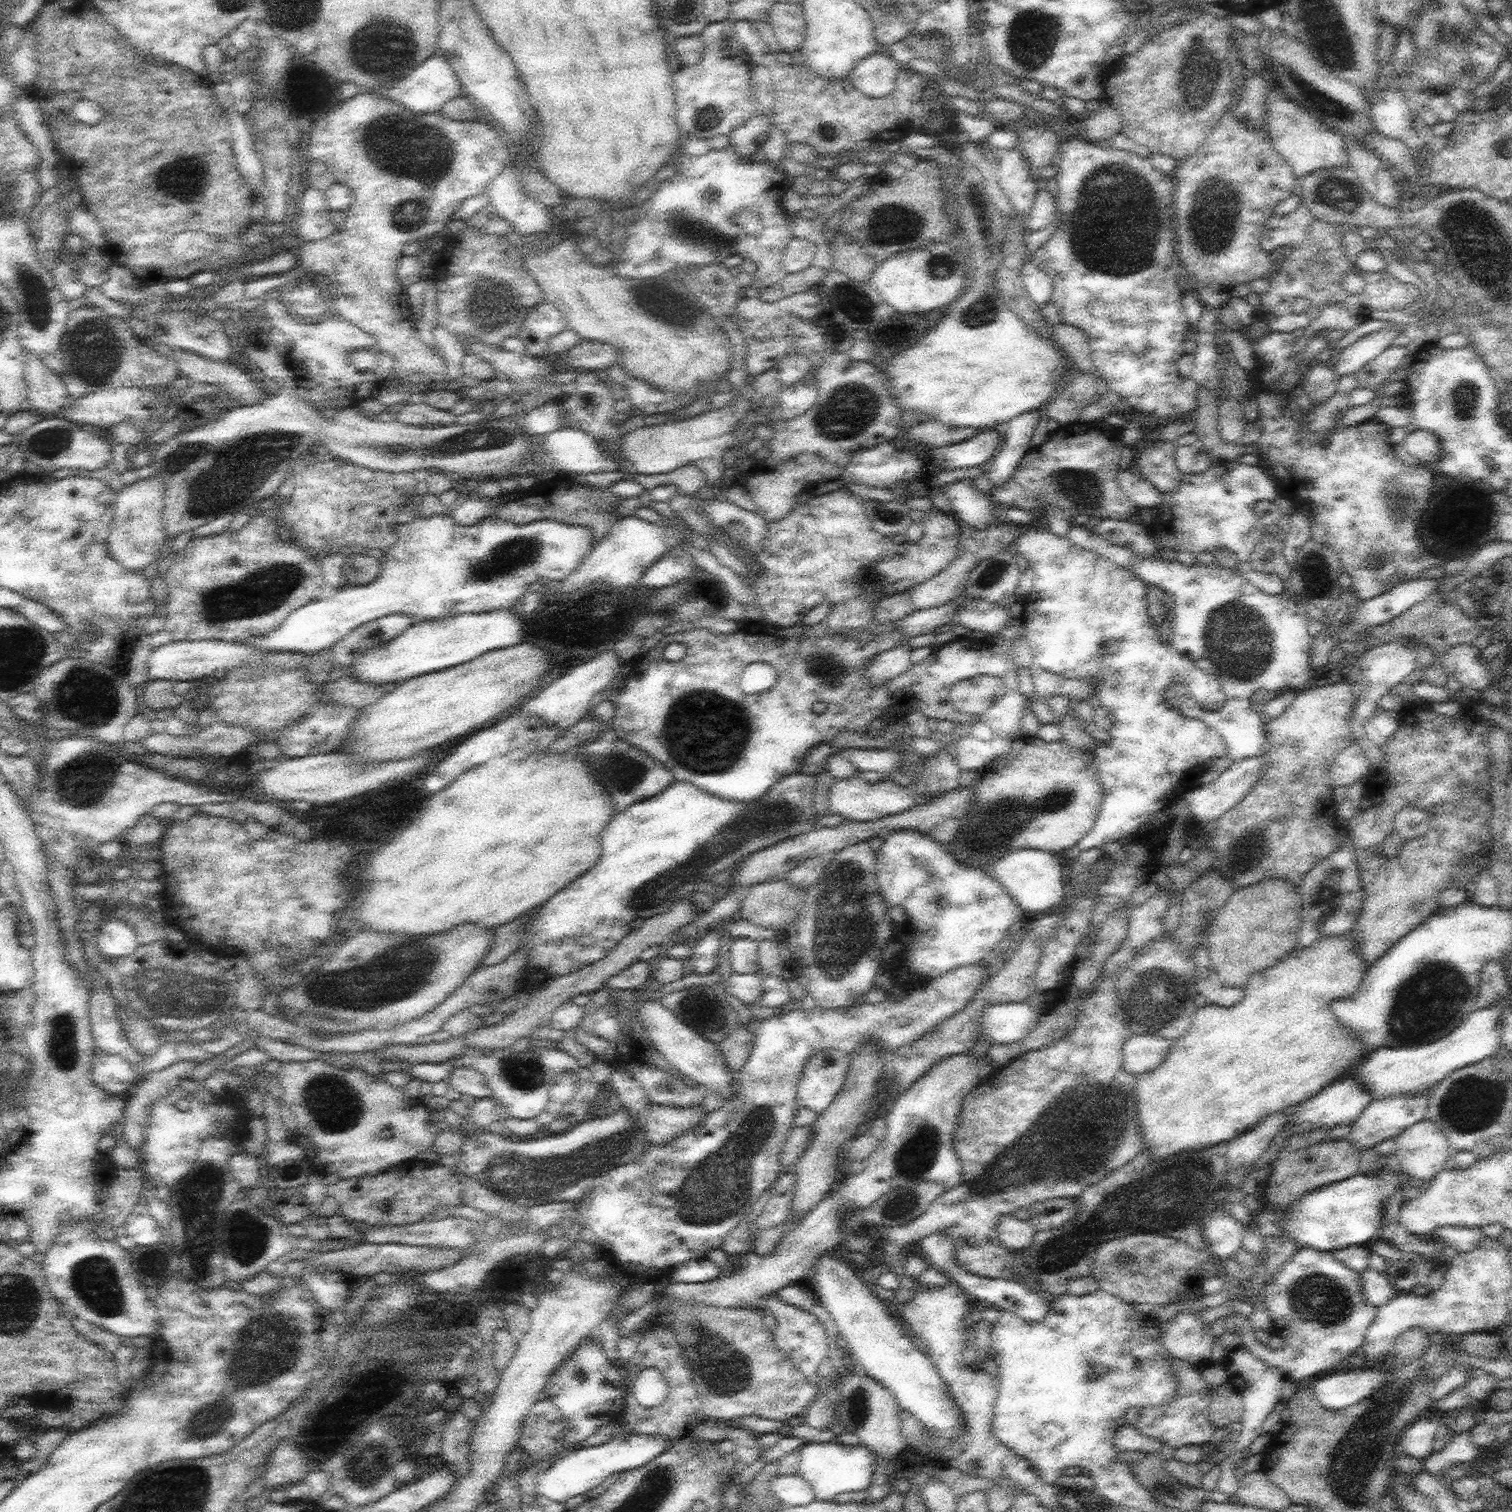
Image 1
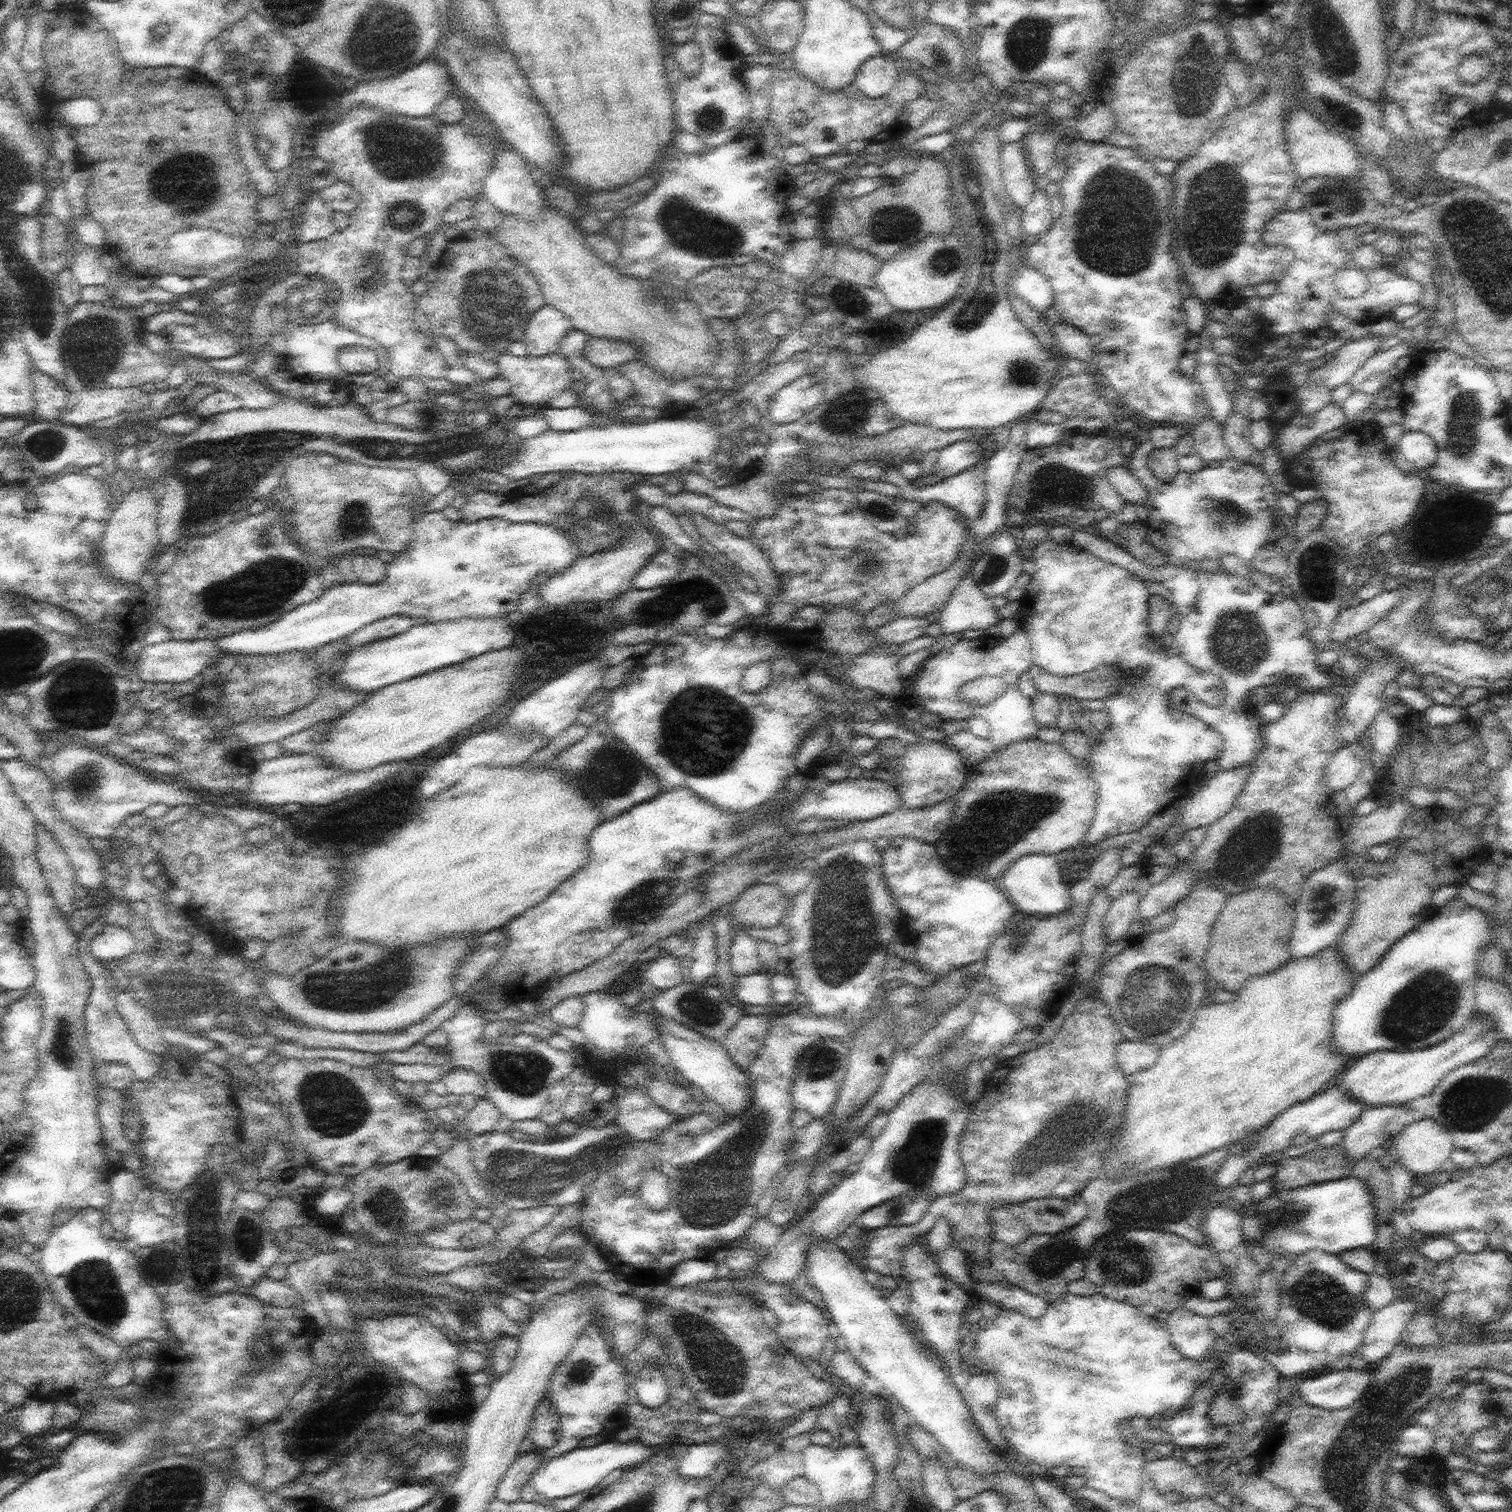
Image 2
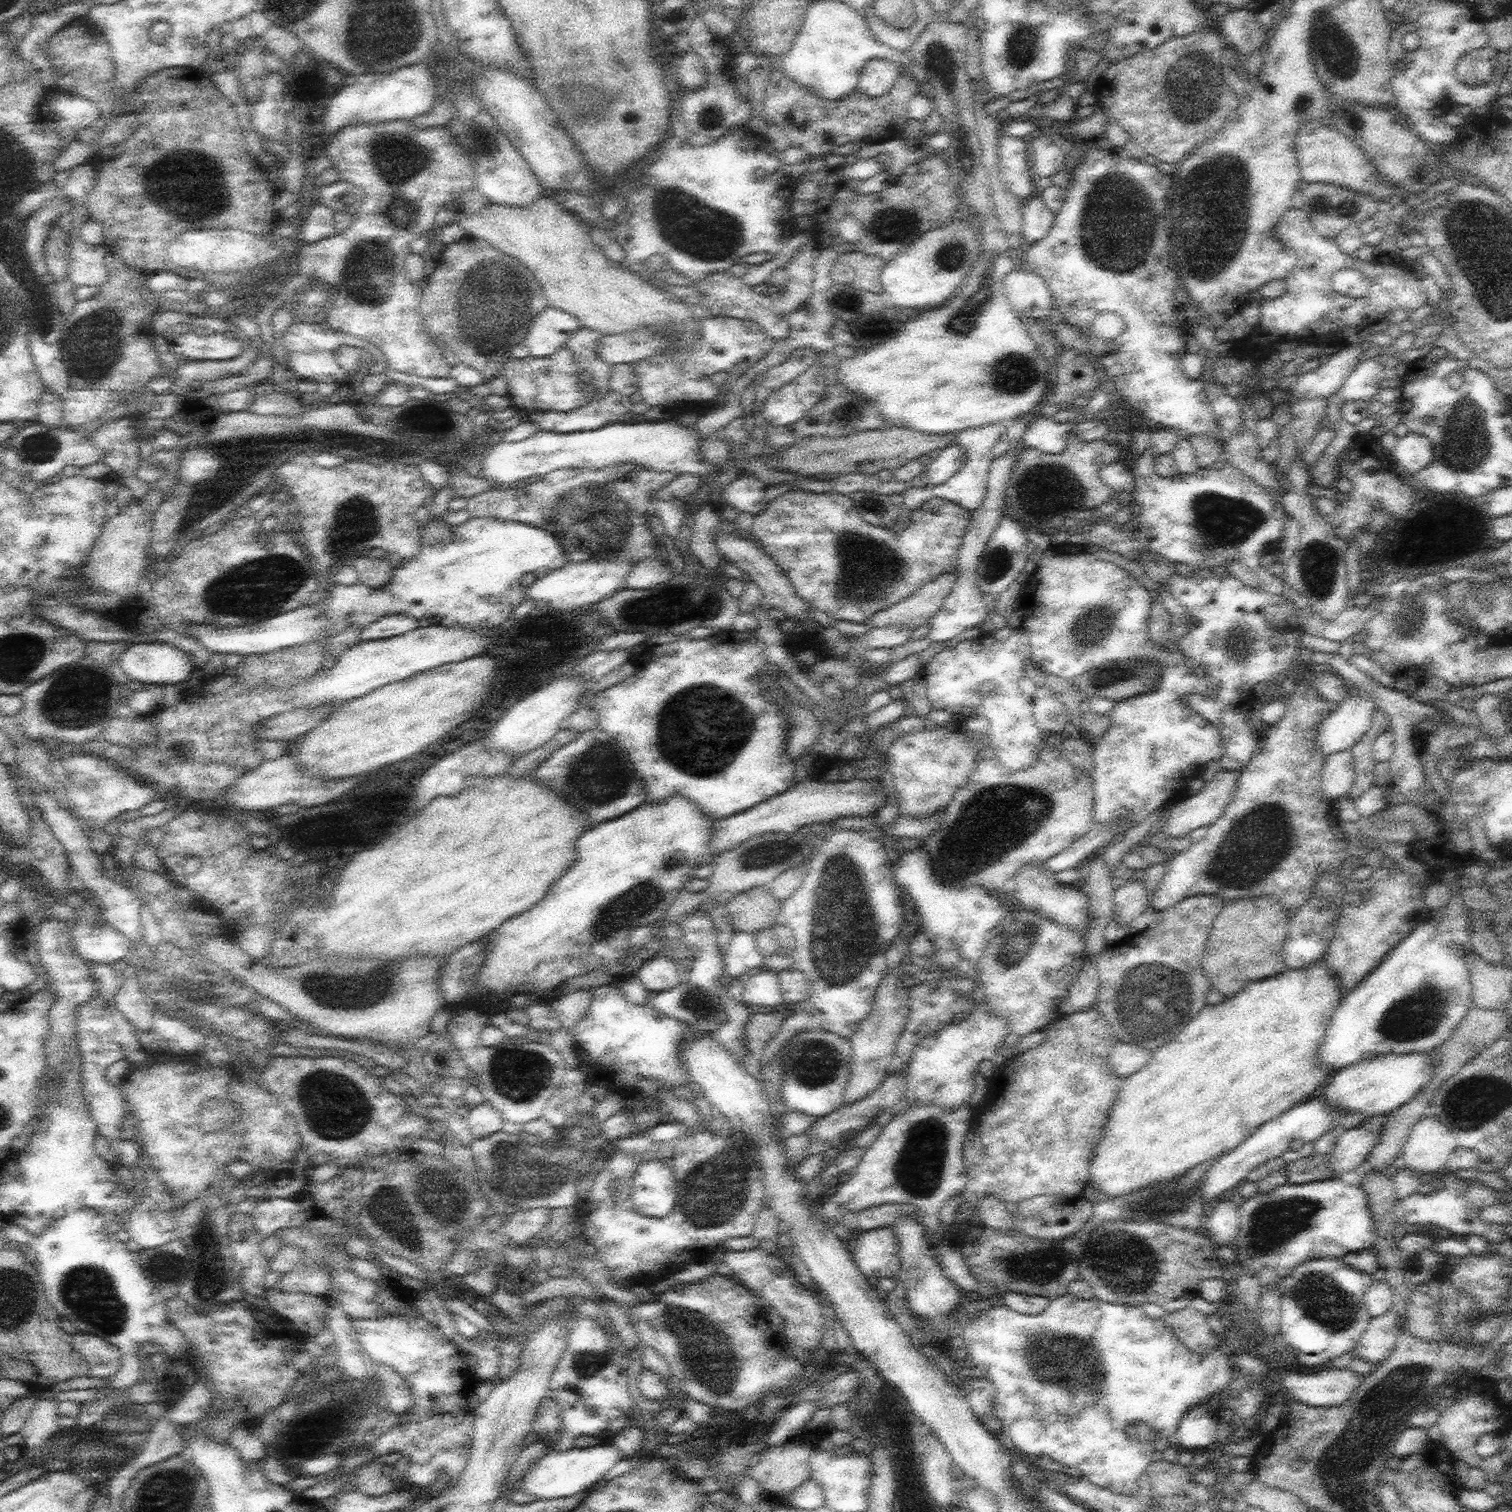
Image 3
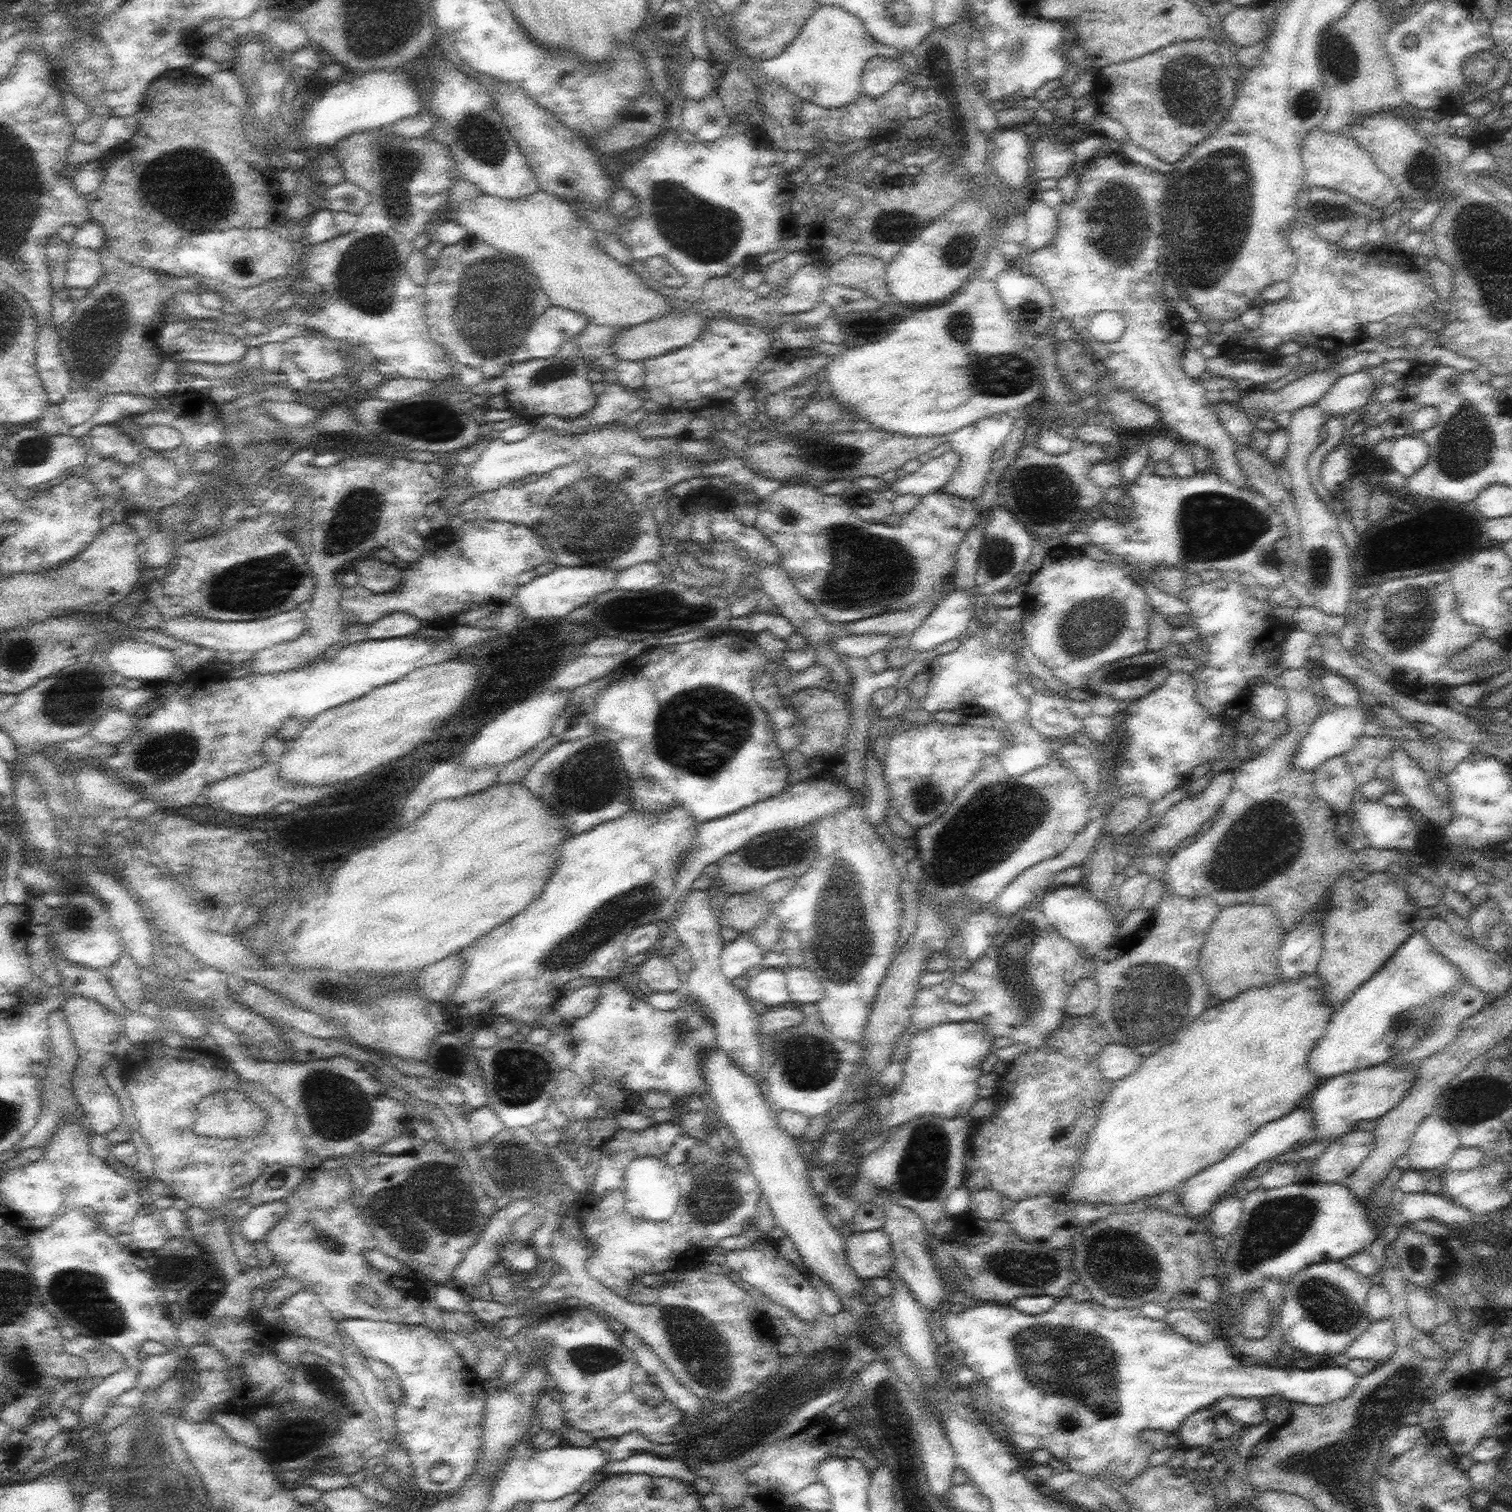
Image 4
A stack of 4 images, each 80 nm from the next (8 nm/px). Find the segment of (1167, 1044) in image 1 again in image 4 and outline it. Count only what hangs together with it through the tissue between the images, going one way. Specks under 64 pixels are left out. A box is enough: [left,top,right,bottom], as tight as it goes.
[1099,1042,1143,1082]

